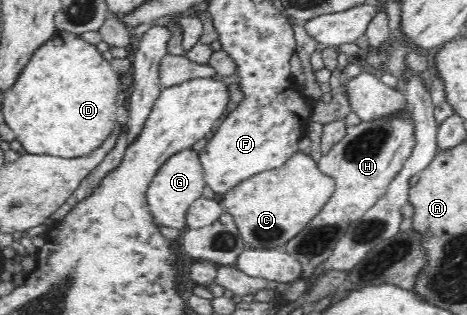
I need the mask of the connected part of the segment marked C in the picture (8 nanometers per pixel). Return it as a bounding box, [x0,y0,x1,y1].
[220,150,334,248]

